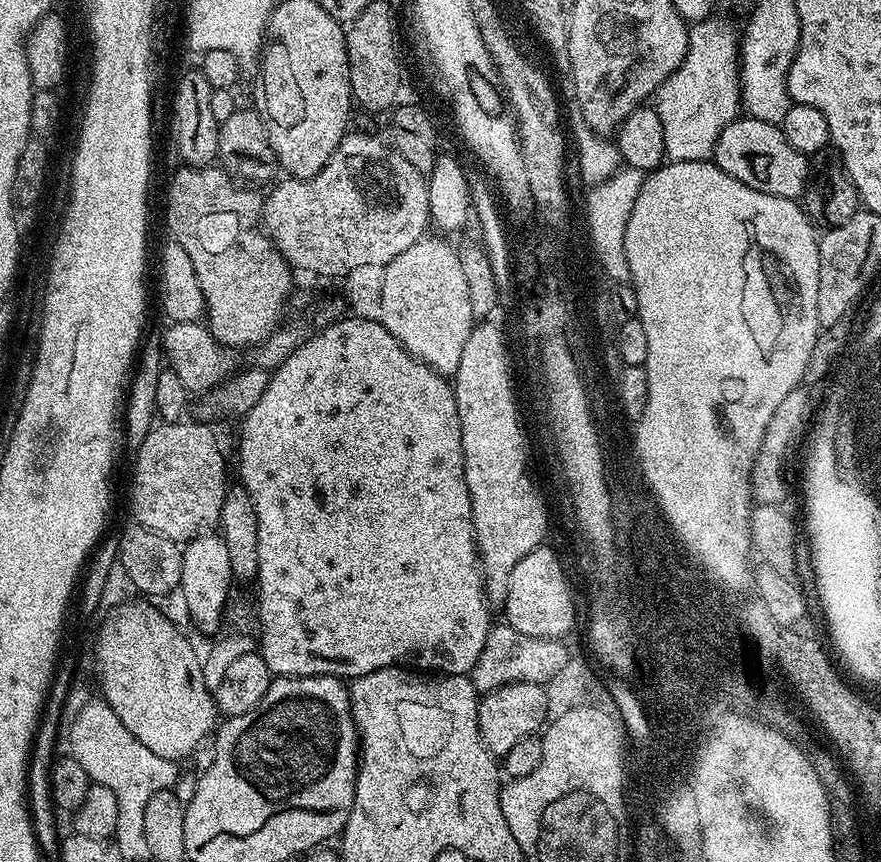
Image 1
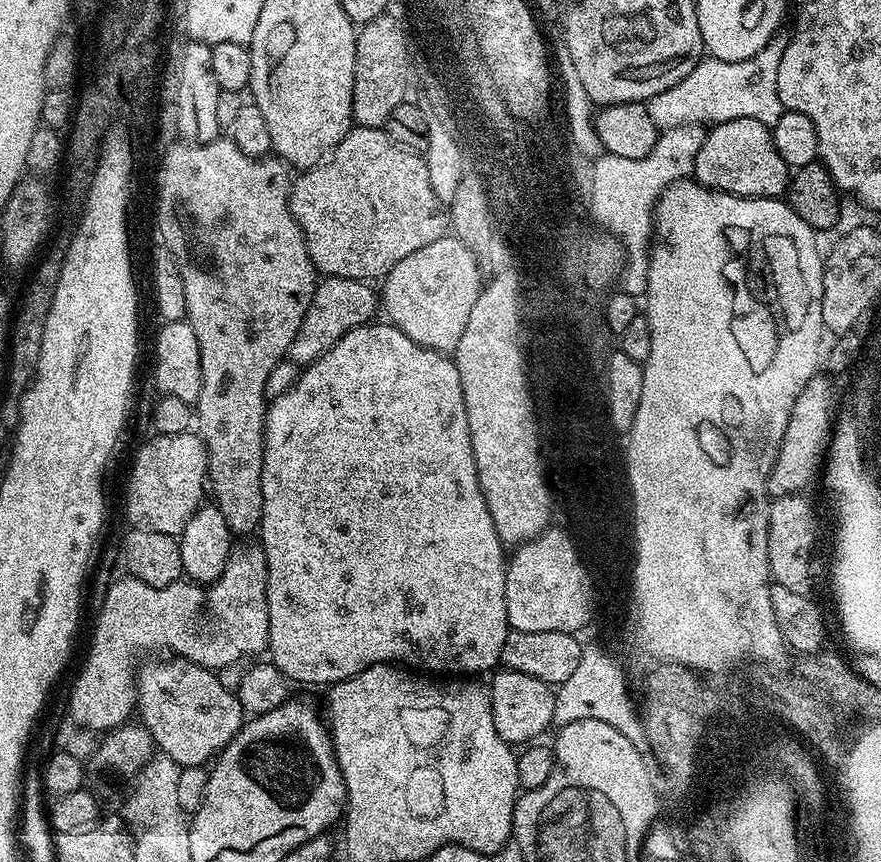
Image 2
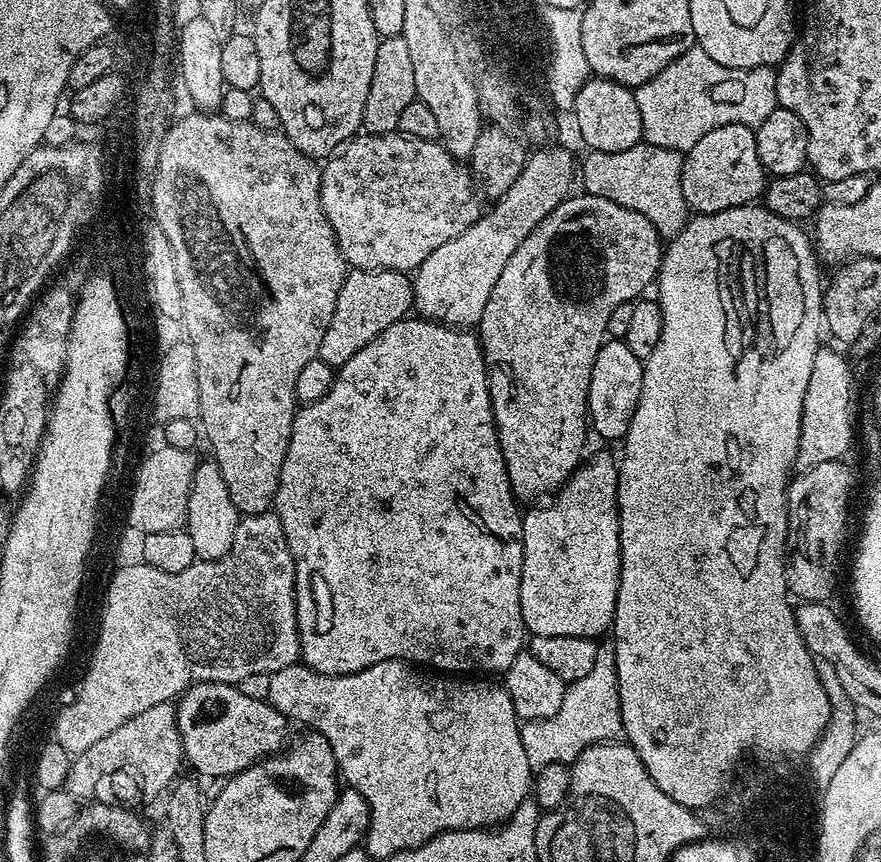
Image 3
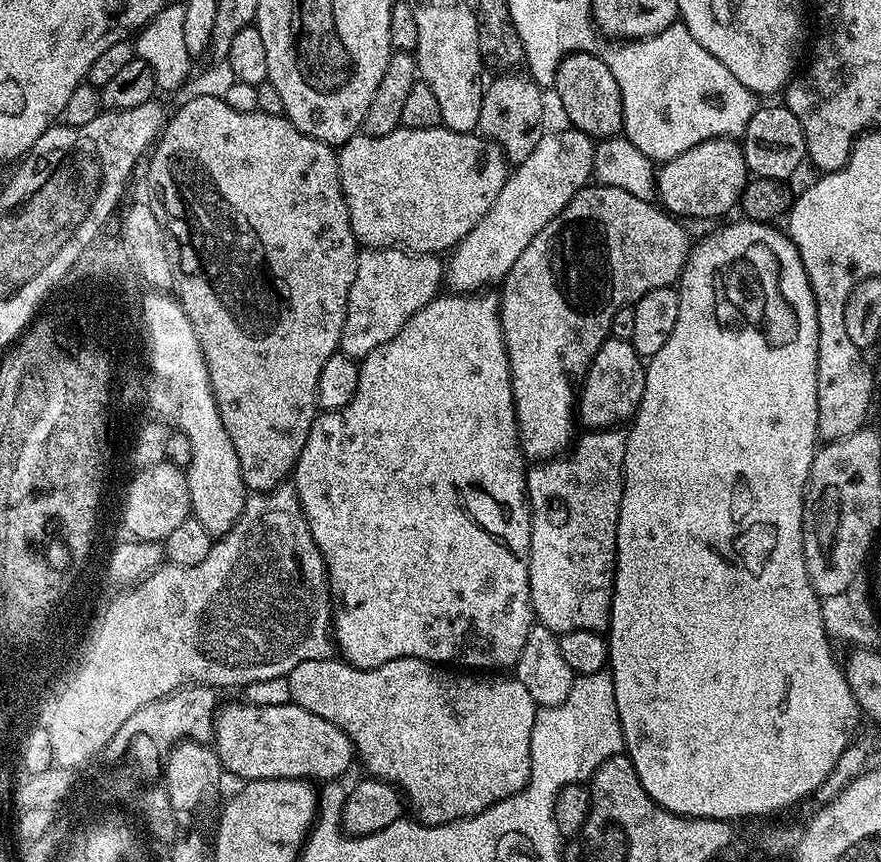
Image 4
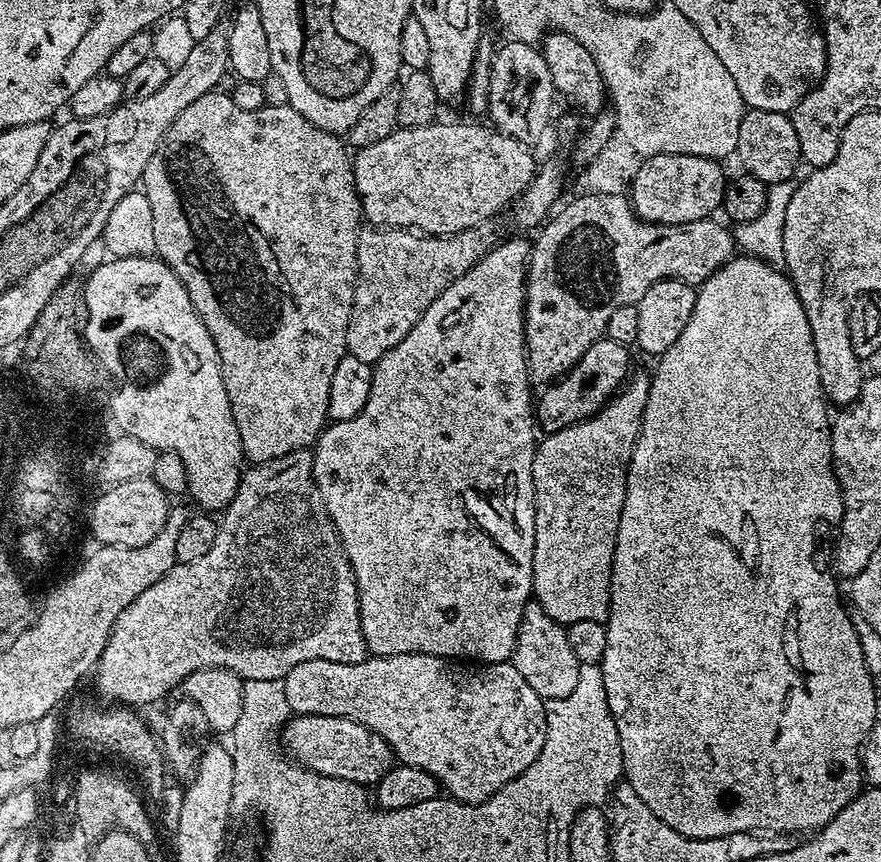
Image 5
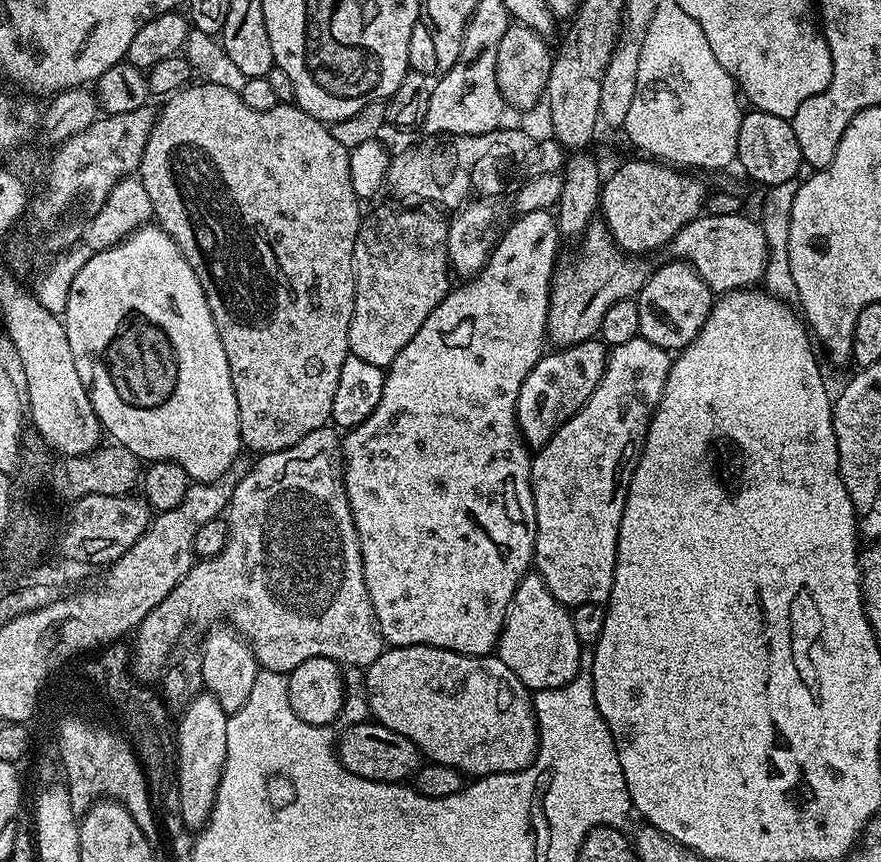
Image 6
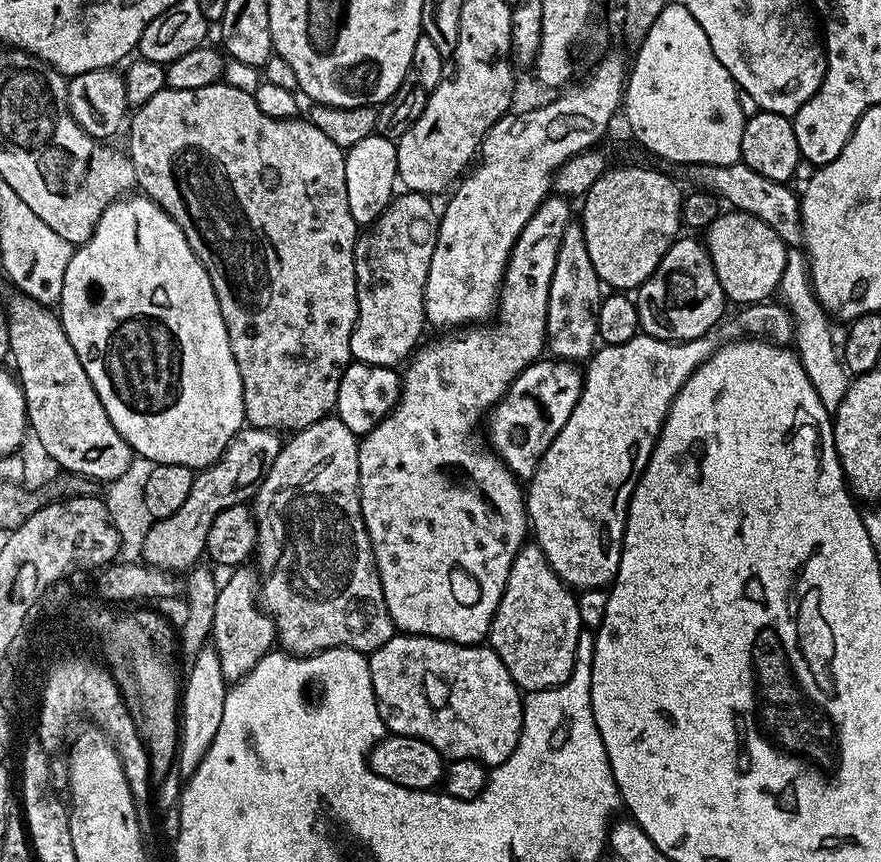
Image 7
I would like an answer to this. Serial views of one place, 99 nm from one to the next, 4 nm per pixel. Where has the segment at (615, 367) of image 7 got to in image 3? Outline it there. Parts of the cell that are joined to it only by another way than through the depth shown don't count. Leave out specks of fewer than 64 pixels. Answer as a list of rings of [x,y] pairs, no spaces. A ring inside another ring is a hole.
[[[600,452],[590,460],[581,463],[569,476],[551,497],[552,504],[529,507],[532,509],[529,512],[527,509],[522,516],[524,549],[520,605],[524,627],[532,636],[600,638],[603,632],[611,629],[616,616],[616,595],[620,585],[620,509],[616,506],[616,497],[620,491],[620,470],[615,455]]]

